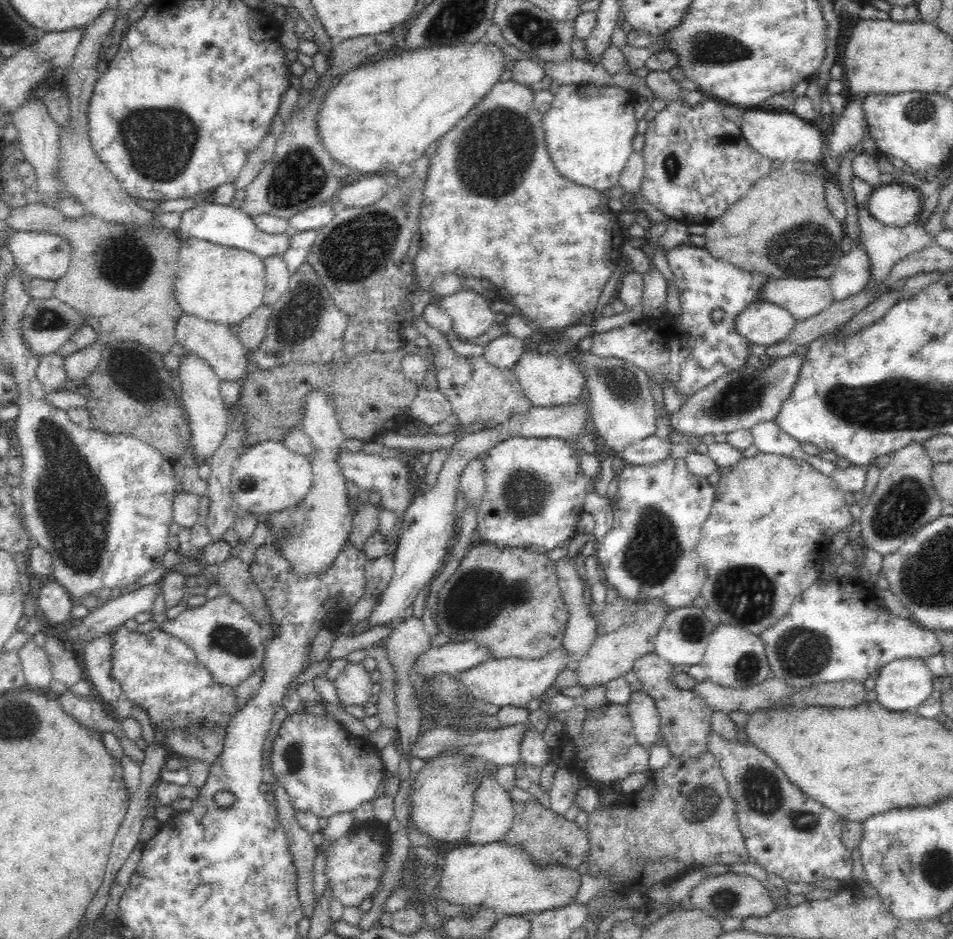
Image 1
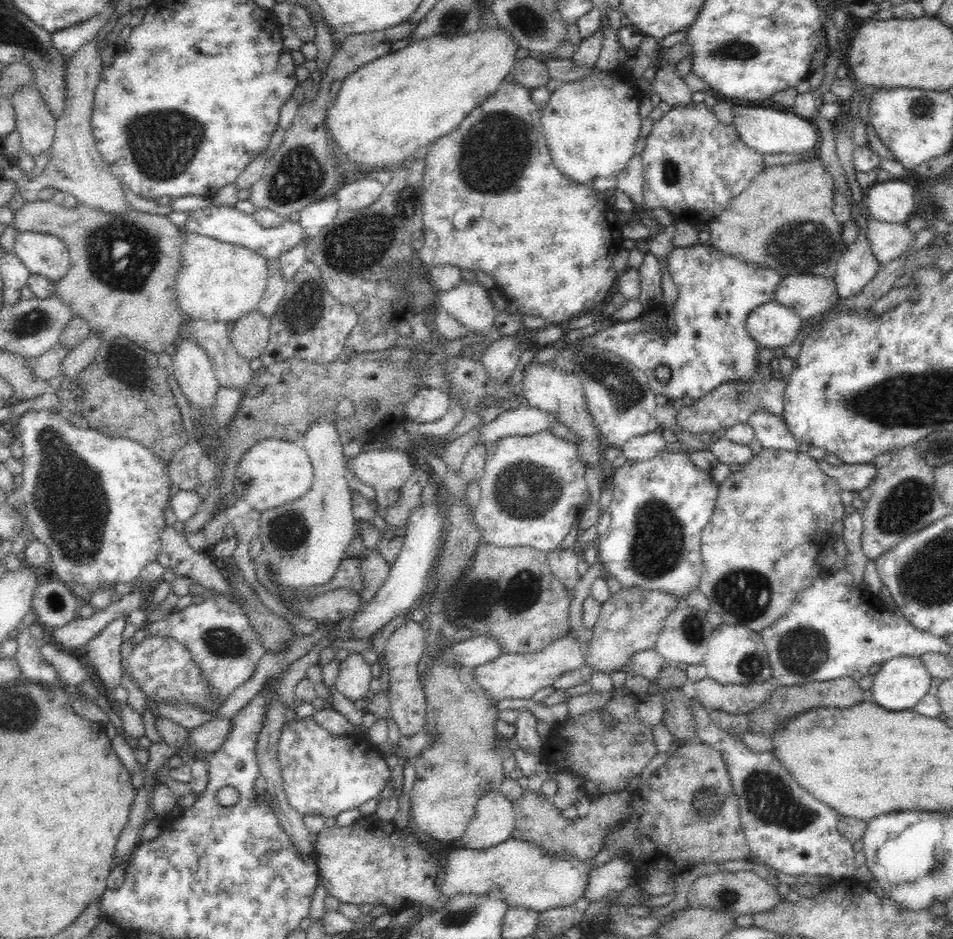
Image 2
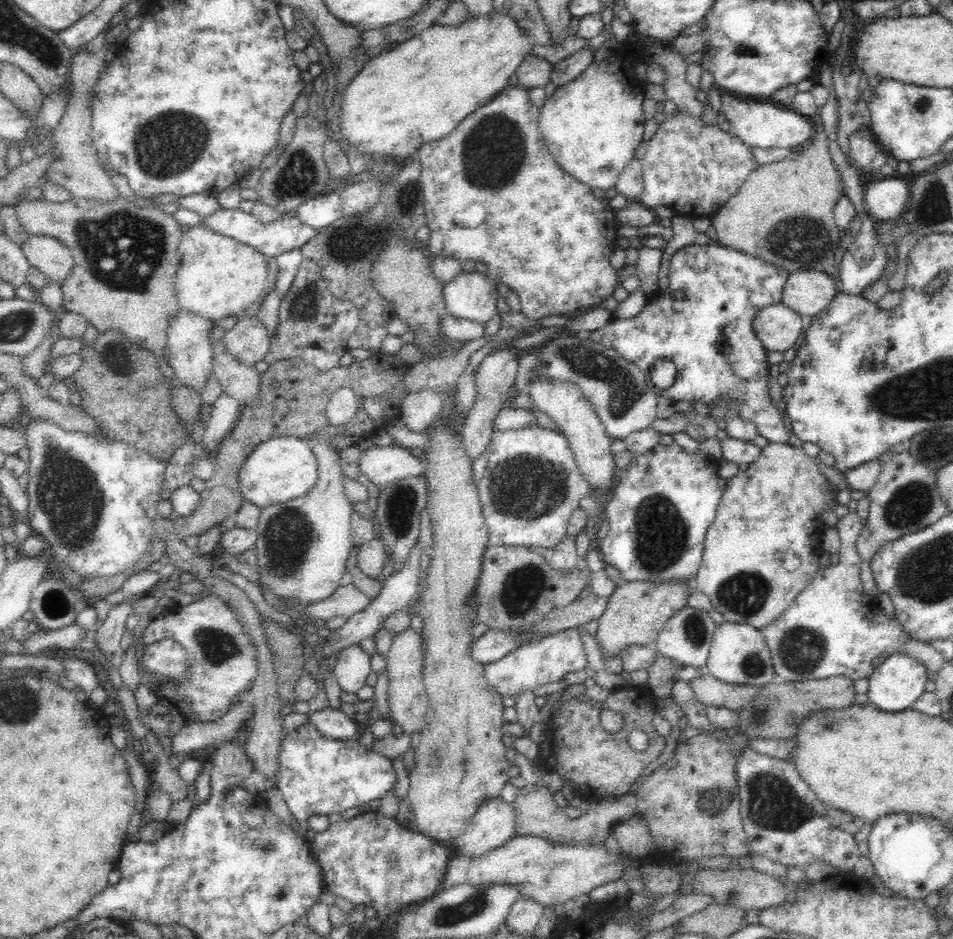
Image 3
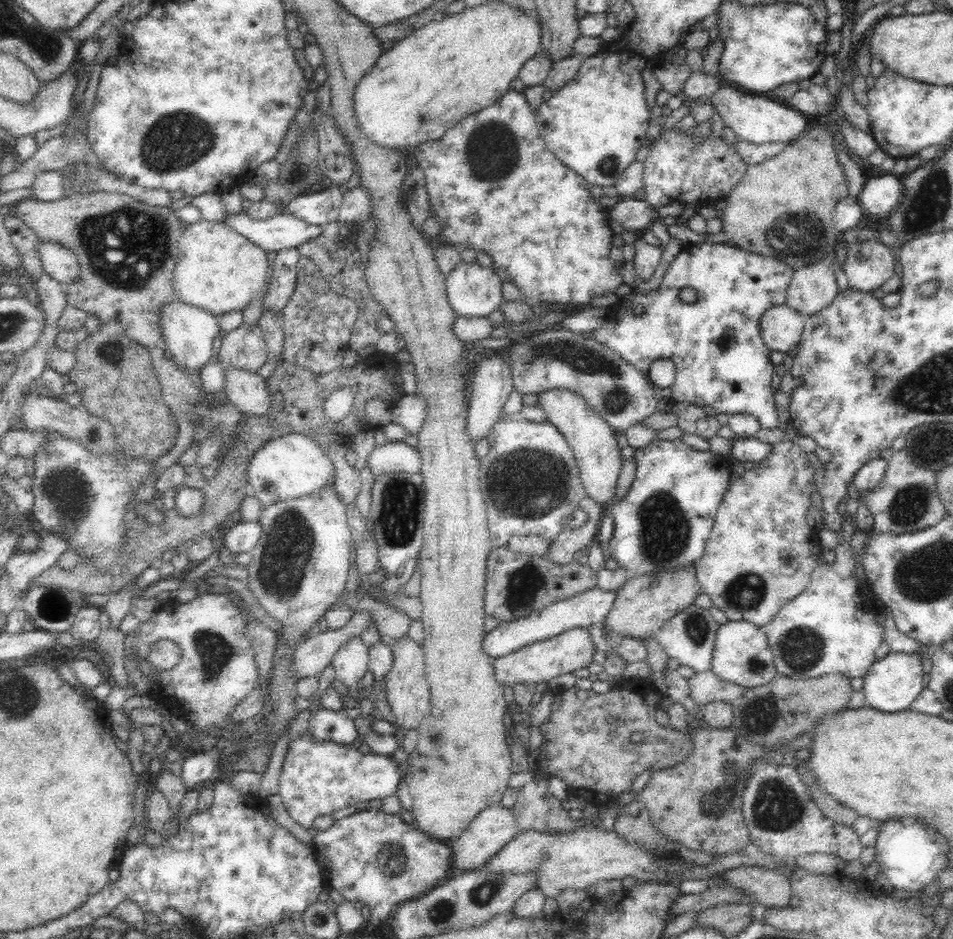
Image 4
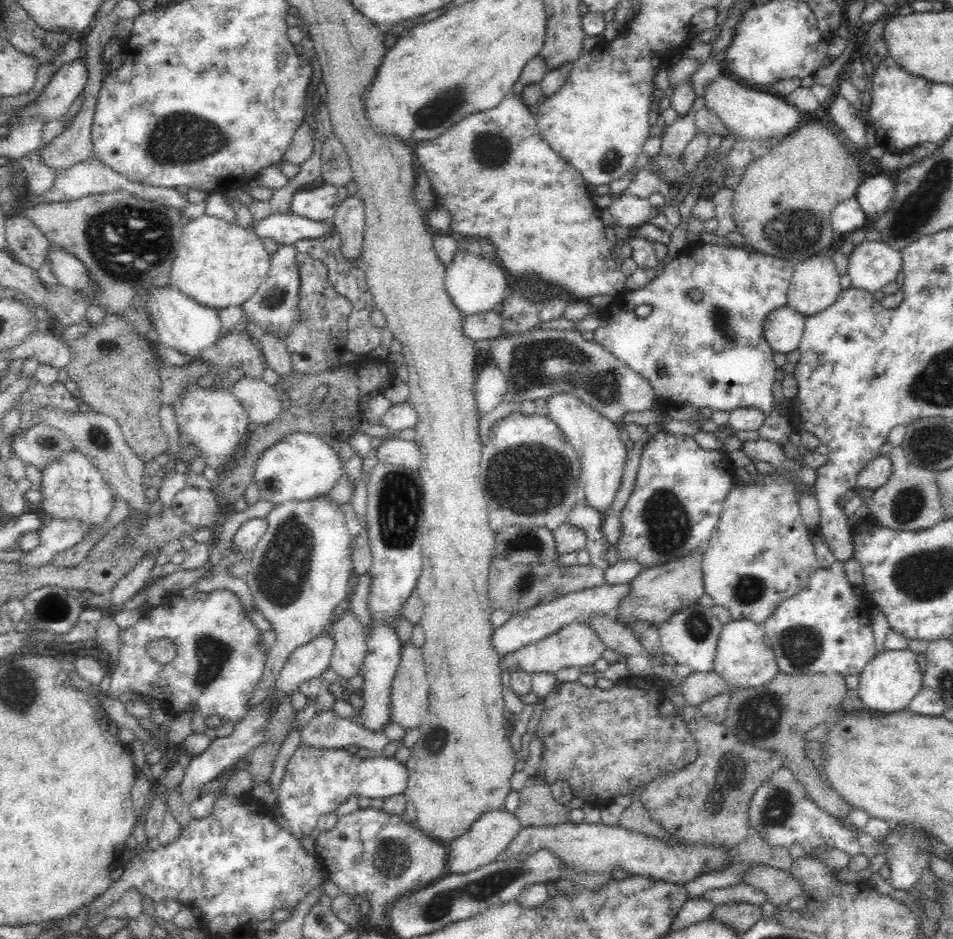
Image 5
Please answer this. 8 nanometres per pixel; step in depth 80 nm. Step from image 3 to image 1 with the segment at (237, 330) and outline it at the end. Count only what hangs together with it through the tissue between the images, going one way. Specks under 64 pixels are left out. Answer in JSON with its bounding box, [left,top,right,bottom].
[237,303,271,356]

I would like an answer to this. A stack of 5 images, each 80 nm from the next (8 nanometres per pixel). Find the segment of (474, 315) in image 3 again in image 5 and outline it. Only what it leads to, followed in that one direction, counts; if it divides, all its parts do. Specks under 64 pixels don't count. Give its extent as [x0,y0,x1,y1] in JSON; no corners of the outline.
[445,250,510,315]

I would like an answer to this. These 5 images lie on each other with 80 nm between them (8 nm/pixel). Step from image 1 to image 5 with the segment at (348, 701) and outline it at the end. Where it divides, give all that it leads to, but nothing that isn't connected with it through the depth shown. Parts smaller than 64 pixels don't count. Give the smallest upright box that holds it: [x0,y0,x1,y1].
[329,611,367,680]

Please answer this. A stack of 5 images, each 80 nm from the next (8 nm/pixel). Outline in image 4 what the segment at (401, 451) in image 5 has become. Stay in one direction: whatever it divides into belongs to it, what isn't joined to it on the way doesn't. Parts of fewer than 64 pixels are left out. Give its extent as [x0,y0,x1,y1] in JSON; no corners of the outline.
[365,441,422,479]

